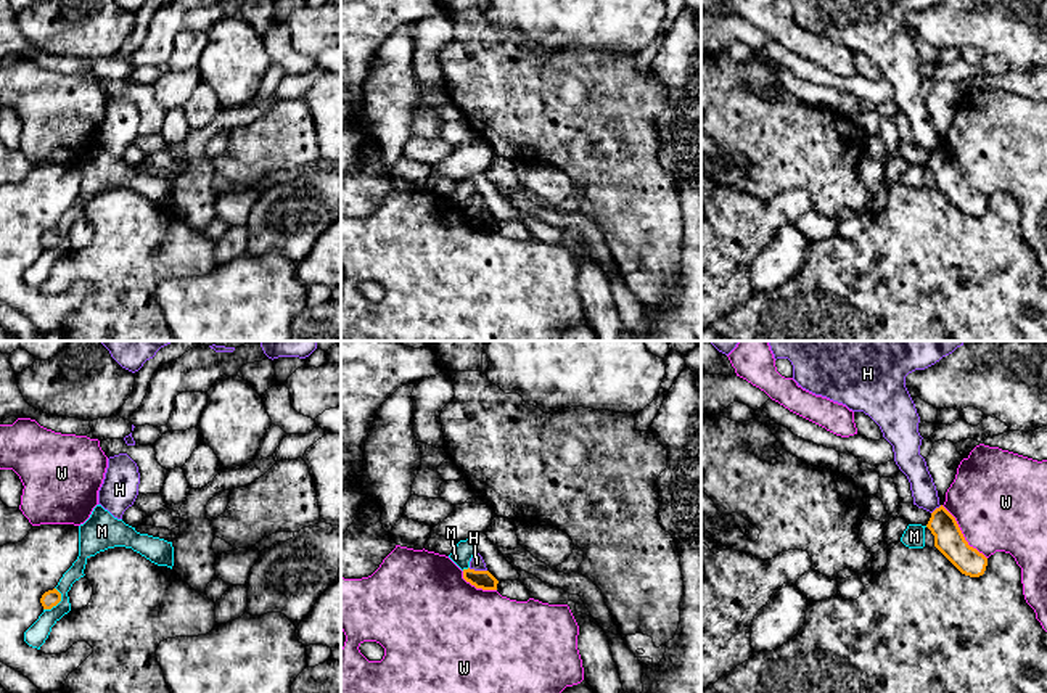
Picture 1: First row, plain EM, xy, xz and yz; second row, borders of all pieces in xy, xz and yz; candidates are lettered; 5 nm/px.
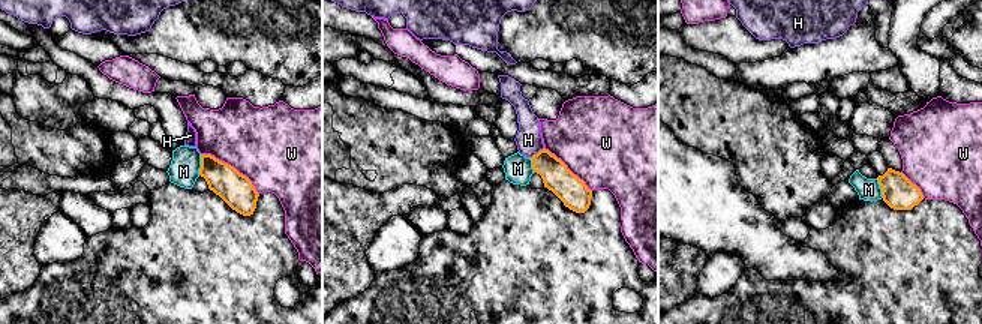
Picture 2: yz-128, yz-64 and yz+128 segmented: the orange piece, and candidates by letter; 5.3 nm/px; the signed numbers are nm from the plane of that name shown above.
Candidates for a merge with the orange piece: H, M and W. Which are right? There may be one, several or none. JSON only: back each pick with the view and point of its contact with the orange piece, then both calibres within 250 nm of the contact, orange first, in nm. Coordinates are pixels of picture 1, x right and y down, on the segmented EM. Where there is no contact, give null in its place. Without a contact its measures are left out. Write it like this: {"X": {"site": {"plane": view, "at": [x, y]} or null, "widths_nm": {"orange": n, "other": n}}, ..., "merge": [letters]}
{"merge": []}

